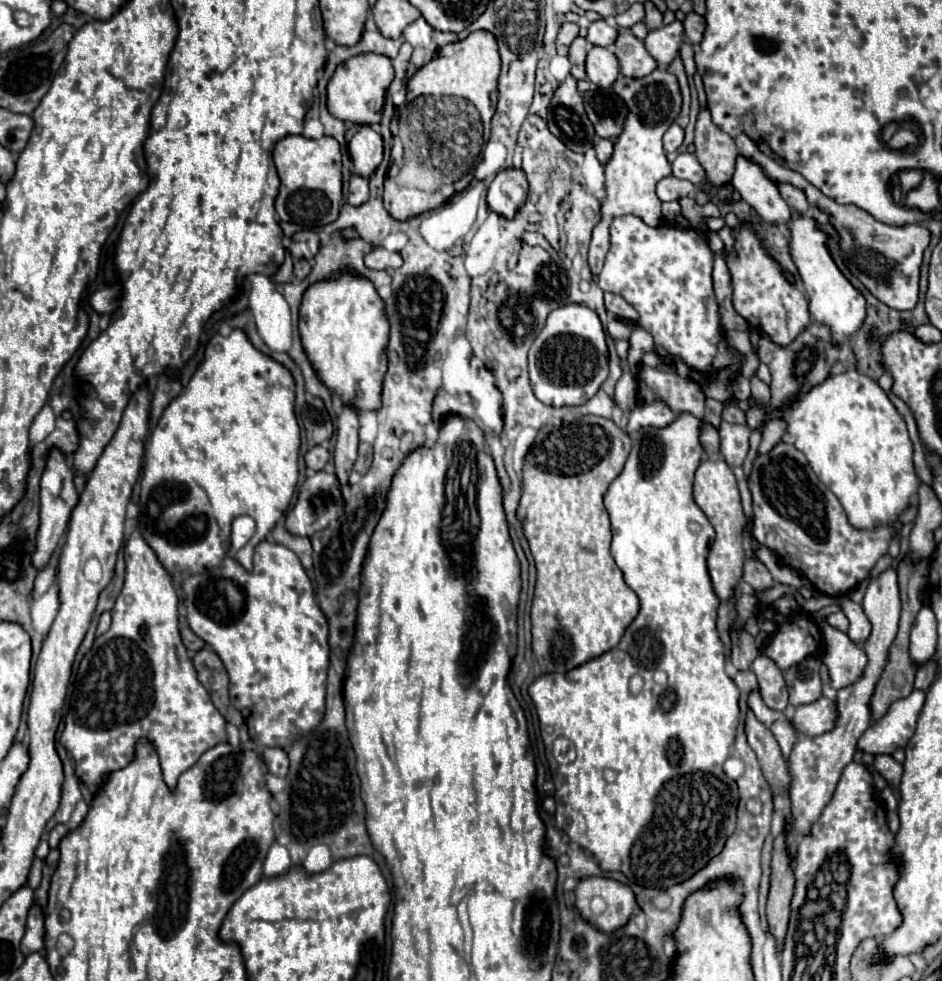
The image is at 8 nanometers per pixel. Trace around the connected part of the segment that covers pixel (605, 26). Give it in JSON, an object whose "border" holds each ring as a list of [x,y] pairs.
{"border":[[[593,21],[589,25],[589,33],[587,33],[587,41],[591,45],[599,45],[599,47],[611,47],[617,39],[617,29],[611,27],[607,21]]]}

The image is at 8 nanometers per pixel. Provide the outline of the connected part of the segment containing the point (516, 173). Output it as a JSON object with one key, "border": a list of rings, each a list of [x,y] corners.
{"border":[[[509,167],[499,171],[493,183],[489,185],[487,205],[491,211],[511,219],[517,213],[517,209],[527,201],[527,193],[529,183],[523,169]]]}

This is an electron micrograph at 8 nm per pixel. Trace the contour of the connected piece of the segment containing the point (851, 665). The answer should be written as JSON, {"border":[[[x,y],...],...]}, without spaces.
{"border":[[[821,619],[821,637],[823,637],[823,663],[829,667],[831,685],[835,689],[849,687],[859,681],[867,667],[865,651],[851,643],[849,637],[833,629],[827,619]]]}

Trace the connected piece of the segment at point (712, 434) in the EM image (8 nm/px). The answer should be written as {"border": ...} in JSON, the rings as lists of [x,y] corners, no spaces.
{"border":[[[705,425],[703,431],[701,431],[701,443],[703,443],[707,455],[719,453],[719,433],[717,433],[717,429],[711,427],[711,425]]]}

